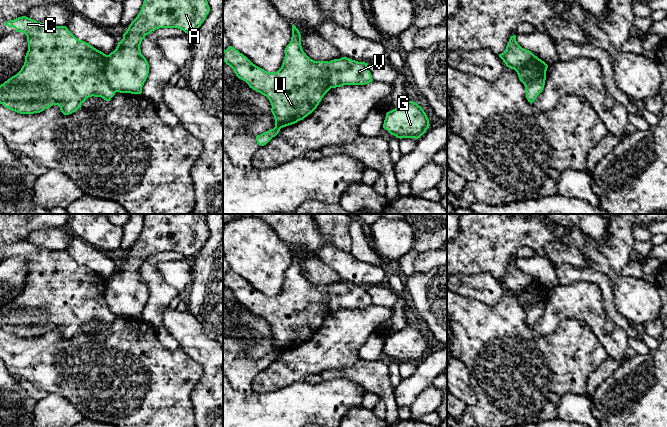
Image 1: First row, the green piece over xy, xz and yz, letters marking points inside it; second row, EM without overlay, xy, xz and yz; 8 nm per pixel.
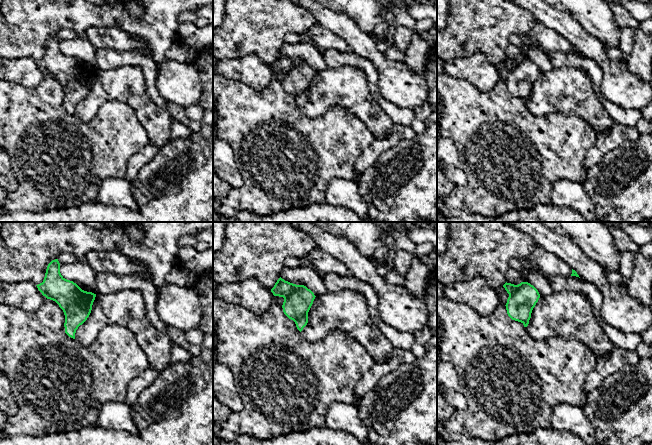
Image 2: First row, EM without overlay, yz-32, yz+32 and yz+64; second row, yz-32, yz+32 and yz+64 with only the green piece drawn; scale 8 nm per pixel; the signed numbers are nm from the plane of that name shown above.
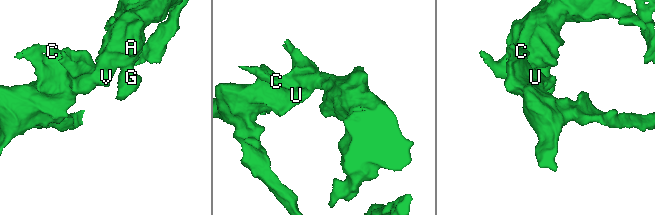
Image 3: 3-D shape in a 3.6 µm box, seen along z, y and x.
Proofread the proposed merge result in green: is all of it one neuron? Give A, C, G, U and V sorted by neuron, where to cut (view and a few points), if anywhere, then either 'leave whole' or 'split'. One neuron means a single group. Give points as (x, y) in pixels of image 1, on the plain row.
A G V / C U; cut in xy along (107, 279), (104, 299), (115, 316); split

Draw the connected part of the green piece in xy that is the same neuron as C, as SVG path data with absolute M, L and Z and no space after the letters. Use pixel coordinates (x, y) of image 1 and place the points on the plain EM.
M26 240L9 244L5 250L27 260L28 275L21 294L0 309L0 328L20 338L40 337L58 329L64 339L81 332L89 321L110 325L114 313L104 297L108 279L77 263L66 250L50 250Z

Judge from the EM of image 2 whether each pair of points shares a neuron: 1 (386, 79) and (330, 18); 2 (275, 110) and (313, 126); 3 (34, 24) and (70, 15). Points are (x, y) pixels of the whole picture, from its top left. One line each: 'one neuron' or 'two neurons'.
1: one neuron
2: one neuron
3: one neuron

